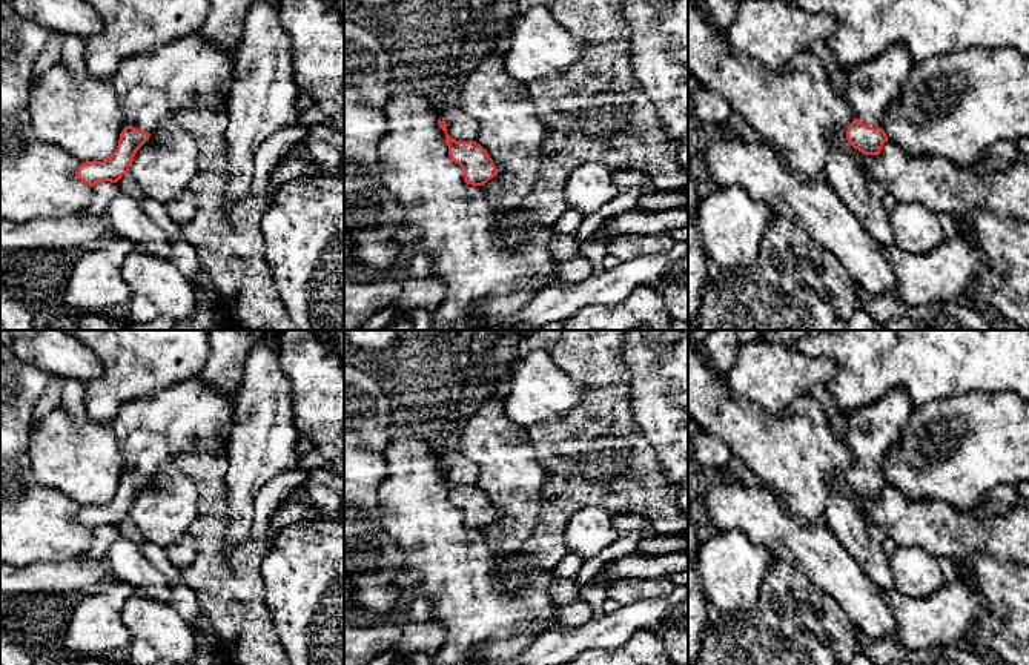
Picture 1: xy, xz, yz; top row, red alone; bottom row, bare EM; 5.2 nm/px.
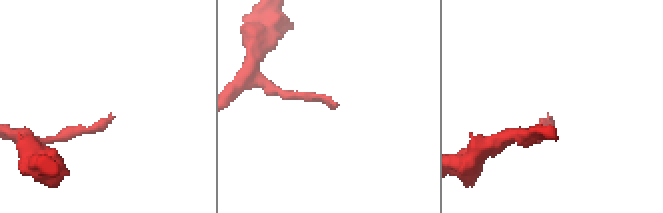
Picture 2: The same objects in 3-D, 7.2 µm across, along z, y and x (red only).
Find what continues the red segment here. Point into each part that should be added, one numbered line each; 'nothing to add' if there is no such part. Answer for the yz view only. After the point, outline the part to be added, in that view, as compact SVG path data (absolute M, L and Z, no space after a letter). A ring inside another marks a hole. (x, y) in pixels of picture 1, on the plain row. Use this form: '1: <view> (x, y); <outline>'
1: yz (874, 430); M892 389L871 405L848 416L843 438L855 461L871 471L882 471L885 458L900 445L911 424L912 402L906 390Z

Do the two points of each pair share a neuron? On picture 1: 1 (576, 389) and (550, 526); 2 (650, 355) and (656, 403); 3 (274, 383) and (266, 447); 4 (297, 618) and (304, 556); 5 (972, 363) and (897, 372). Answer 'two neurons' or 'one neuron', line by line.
1: two neurons
2: one neuron
3: one neuron
4: one neuron
5: one neuron

